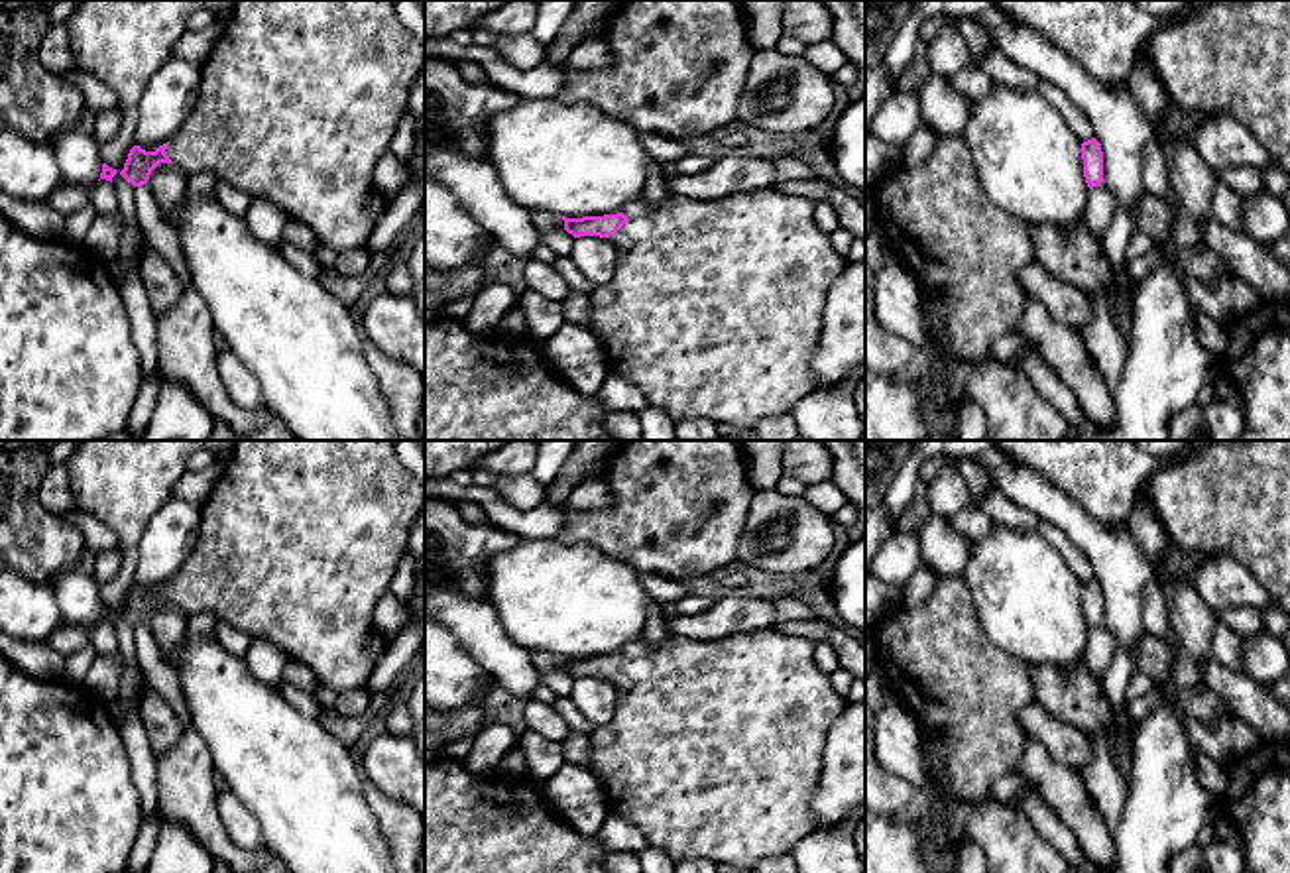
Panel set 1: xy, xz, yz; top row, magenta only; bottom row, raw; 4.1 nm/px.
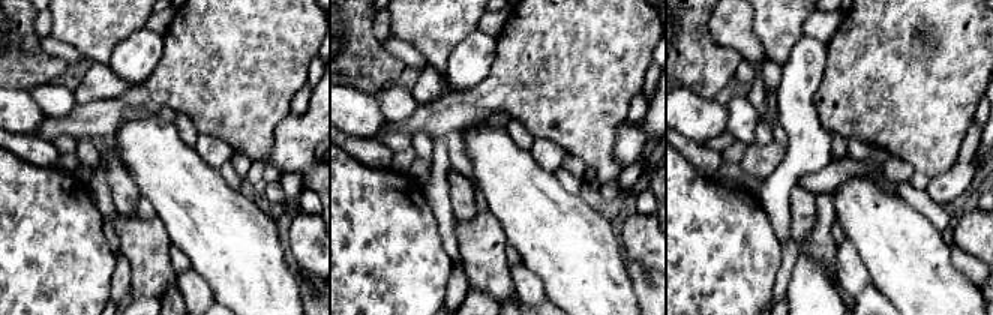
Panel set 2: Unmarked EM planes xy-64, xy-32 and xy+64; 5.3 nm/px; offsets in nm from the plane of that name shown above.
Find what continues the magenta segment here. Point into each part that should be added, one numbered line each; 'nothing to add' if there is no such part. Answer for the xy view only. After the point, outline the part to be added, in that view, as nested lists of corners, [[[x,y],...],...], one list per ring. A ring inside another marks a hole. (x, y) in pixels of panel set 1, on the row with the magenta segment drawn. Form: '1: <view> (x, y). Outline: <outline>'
1: xy (299, 99). Outline: [[[236,0],[224,31],[201,65],[199,98],[165,153],[189,177],[210,173],[252,199],[265,199],[313,228],[321,246],[344,254],[368,244],[374,171],[389,149],[425,45],[403,26],[395,0]]]

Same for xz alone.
1: xz (714, 309). Outline: [[[761,187],[712,201],[669,195],[655,204],[647,199],[627,204],[621,210],[627,222],[608,238],[617,248],[616,271],[608,283],[596,285],[588,295],[590,330],[604,344],[610,372],[635,383],[649,405],[665,409],[674,421],[706,417],[714,423],[749,429],[767,417],[792,413],[794,405],[814,389],[812,358],[820,340],[826,297],[848,265],[848,260],[832,248],[830,236],[816,224],[816,203],[816,199],[785,195],[775,187]]]

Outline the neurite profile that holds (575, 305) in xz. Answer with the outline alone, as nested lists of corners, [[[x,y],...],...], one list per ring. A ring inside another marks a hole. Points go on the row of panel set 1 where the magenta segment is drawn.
[[[568,291],[562,299],[564,322],[590,328],[590,303],[588,297],[578,291]]]

